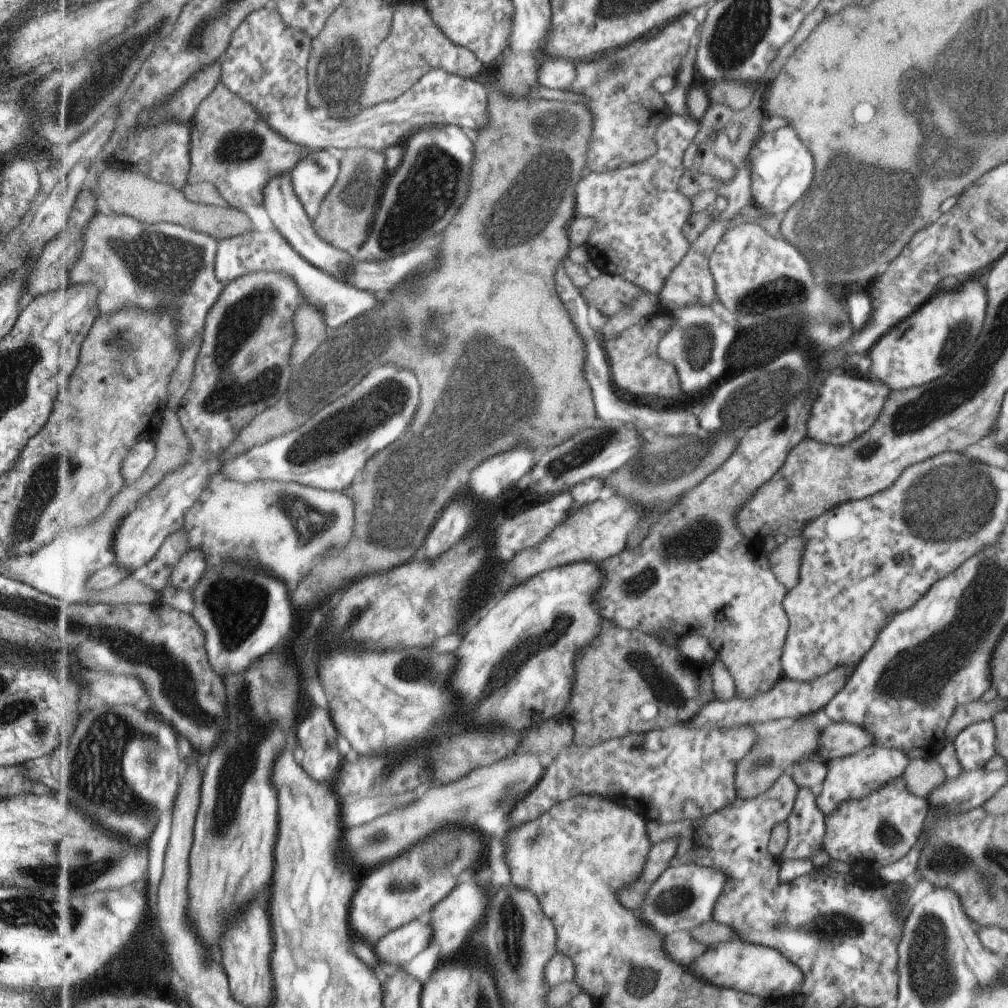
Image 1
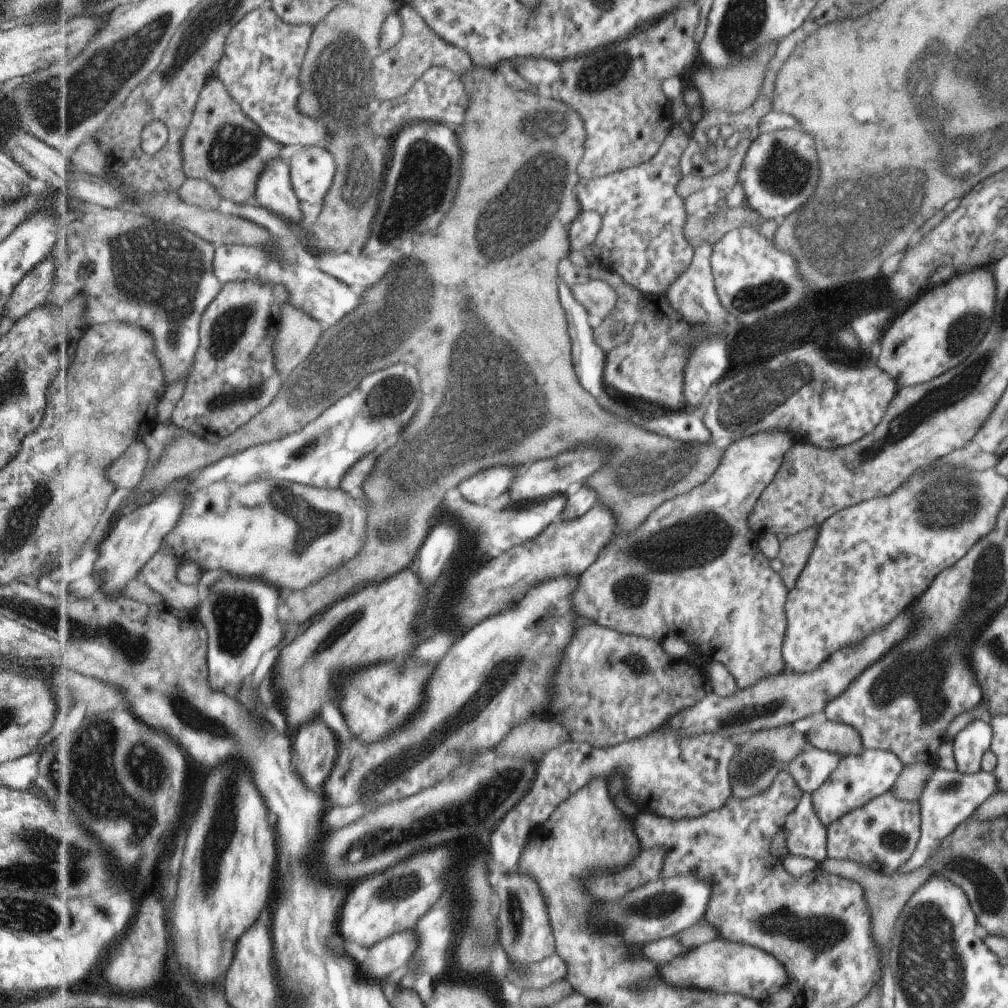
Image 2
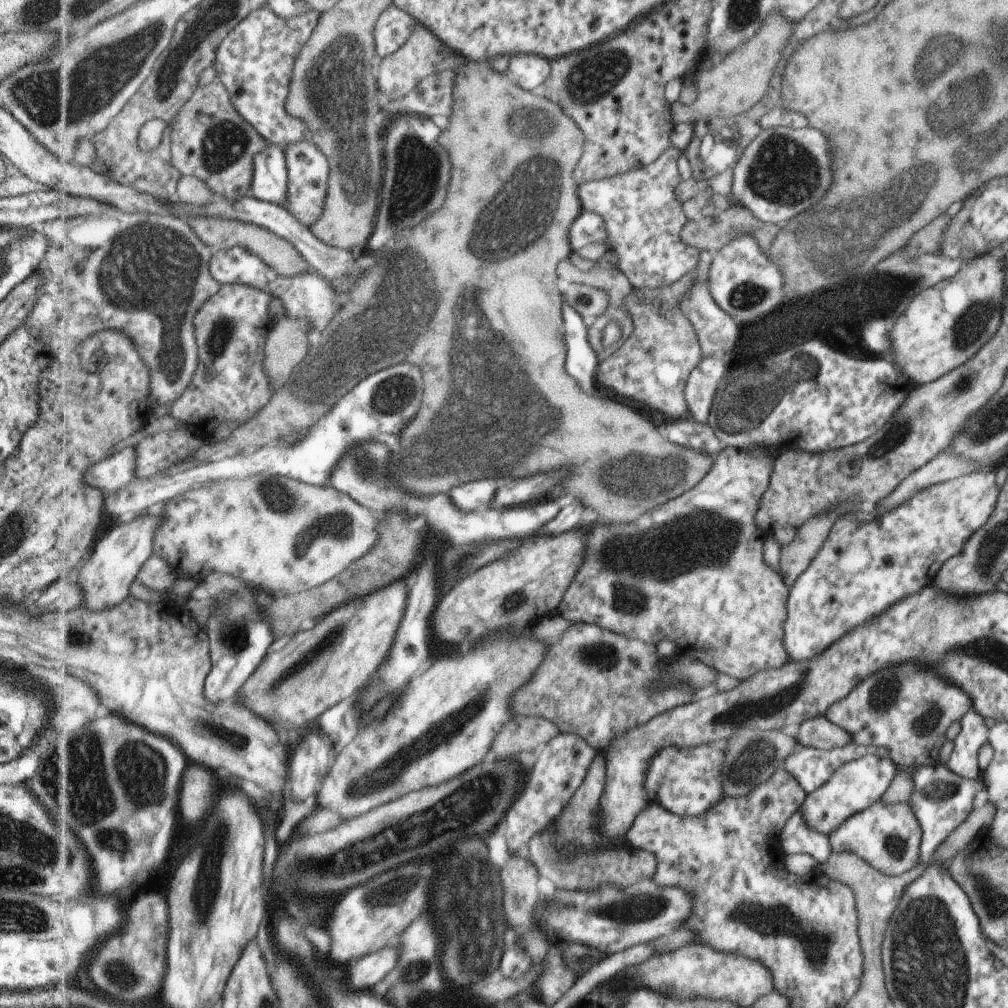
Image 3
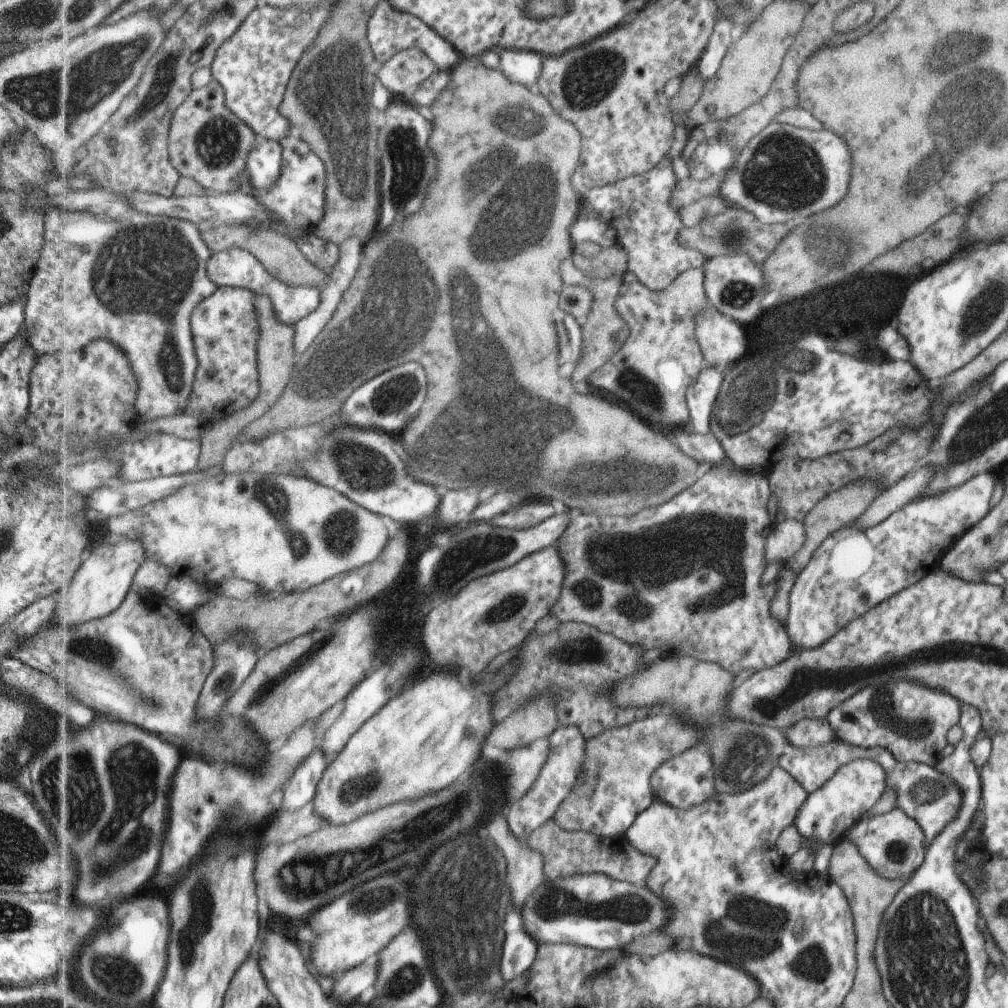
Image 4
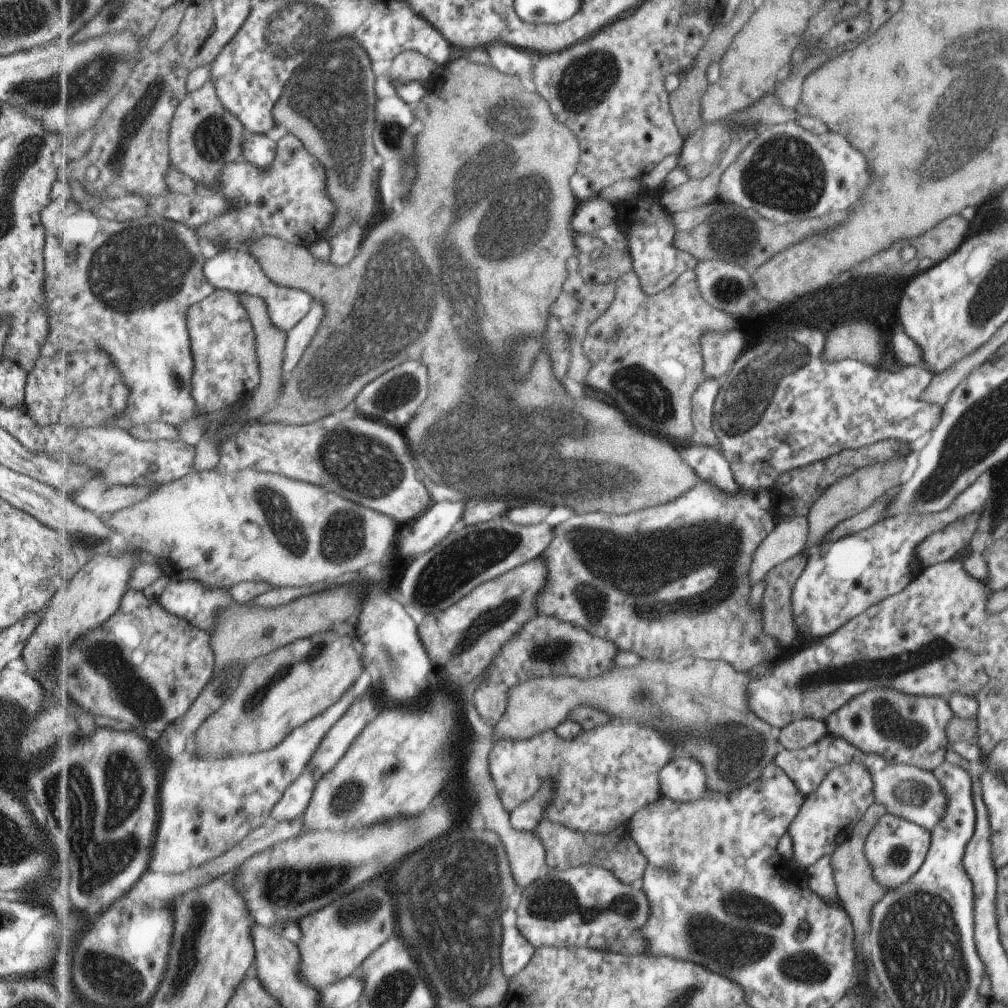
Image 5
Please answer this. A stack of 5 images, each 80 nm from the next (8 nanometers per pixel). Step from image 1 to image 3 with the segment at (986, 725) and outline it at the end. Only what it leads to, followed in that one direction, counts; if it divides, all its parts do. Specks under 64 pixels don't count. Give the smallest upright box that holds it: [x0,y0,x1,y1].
[944,707,987,780]

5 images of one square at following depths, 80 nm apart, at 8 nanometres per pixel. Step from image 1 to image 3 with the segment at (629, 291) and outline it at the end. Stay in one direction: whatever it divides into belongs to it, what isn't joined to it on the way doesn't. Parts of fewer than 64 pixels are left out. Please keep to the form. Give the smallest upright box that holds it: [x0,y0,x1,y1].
[561,283,610,320]

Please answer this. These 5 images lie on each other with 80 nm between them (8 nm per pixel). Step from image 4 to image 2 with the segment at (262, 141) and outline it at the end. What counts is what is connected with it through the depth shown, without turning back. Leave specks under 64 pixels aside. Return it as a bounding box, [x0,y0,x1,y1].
[256,157,304,222]

